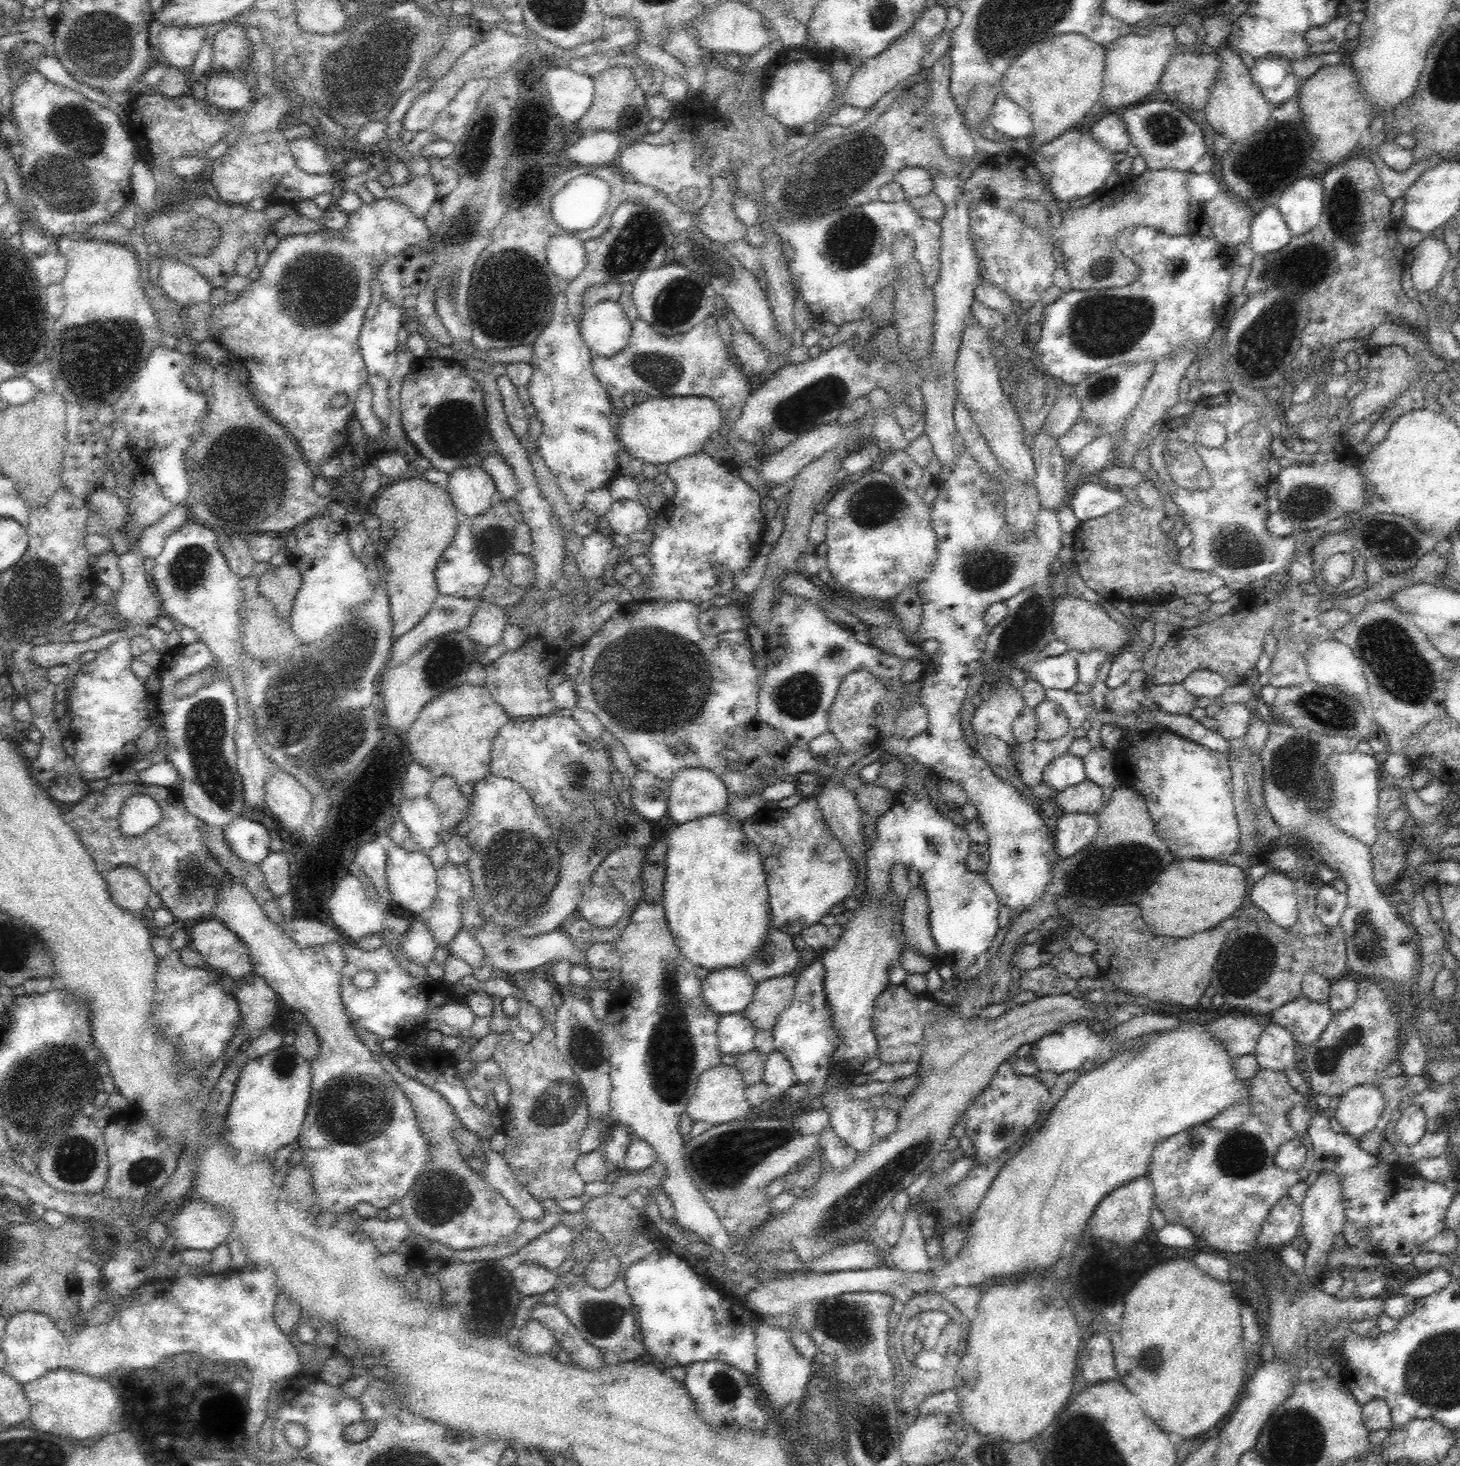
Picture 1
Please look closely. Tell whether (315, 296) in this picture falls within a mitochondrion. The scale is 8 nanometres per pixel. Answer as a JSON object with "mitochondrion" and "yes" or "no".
{"mitochondrion":"yes"}

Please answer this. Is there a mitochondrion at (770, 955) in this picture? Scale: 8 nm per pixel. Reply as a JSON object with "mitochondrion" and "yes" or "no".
{"mitochondrion":"yes"}

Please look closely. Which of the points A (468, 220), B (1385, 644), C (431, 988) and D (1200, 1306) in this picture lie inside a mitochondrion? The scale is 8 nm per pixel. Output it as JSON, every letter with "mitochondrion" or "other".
{"A":"mitochondrion","B":"mitochondrion","C":"other","D":"mitochondrion"}

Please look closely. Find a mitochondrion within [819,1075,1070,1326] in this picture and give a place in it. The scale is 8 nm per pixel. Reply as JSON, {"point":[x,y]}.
{"point":[888,1178]}

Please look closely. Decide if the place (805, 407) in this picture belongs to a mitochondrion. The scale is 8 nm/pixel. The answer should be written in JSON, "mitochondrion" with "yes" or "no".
{"mitochondrion":"yes"}

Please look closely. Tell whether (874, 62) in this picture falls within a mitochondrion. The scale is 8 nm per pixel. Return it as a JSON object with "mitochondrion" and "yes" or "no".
{"mitochondrion":"no"}

